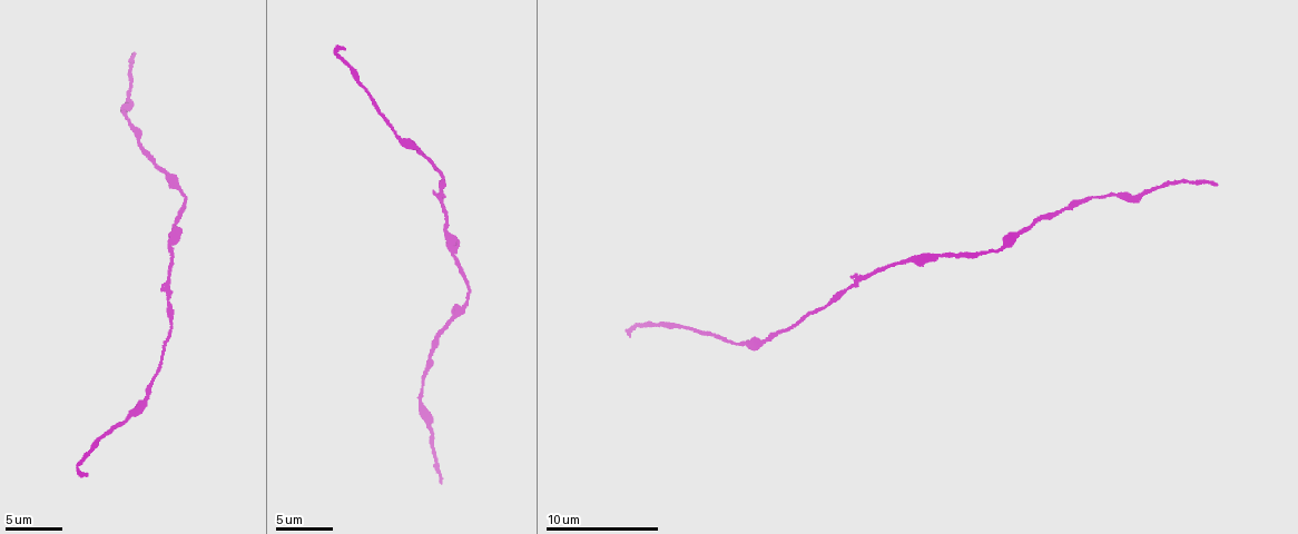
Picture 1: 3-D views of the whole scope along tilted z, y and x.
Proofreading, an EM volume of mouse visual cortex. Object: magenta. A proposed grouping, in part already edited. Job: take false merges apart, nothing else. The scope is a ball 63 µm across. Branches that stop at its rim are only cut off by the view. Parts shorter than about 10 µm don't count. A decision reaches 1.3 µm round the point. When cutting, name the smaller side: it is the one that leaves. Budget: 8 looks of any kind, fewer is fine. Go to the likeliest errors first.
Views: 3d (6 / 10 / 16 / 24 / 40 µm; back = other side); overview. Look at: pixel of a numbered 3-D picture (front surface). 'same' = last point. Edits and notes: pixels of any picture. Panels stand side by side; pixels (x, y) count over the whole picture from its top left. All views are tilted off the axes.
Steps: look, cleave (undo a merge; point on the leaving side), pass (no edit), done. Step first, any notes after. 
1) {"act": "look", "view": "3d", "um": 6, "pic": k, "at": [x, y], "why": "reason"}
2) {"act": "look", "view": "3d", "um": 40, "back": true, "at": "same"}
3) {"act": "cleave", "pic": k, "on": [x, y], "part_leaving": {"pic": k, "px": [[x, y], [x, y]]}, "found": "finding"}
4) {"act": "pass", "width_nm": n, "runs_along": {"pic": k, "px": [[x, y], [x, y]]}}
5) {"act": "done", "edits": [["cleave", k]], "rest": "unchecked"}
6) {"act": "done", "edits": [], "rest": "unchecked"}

{"act": "look", "view": "3d", "um": 10, "pic": 1, "at": [747, 344], "why": "sudden change in width"}

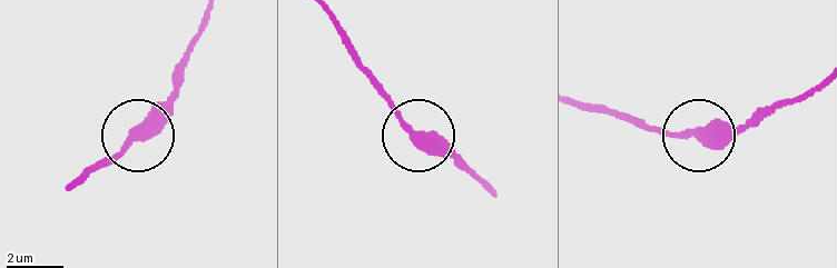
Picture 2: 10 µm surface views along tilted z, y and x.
{"act": "pass", "found": "all the same cell"}

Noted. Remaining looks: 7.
{"act": "look", "view": "3d", "um": 10, "pic": 1, "at": [910, 262]}

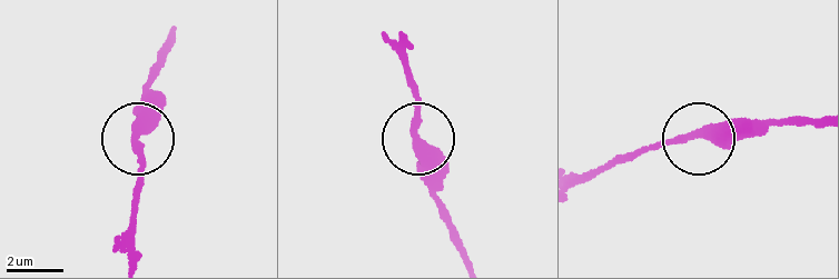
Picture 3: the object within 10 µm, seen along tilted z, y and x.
{"act": "look", "view": "3d", "um": 6, "pic": 3, "at": [697, 135]}

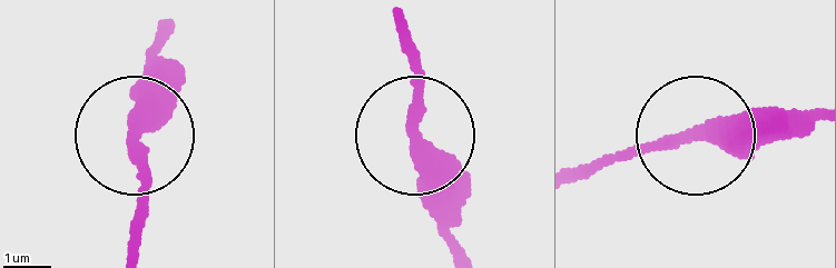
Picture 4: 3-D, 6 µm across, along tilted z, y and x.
{"act": "pass", "width_nm": 310, "runs_along": {"pic": 4, "px": [[688, 140], [645, 144], [589, 175]]}, "found": "one cell here"}

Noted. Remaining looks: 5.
{"act": "look", "view": "3d", "um": 10, "pic": 1, "at": [1115, 194], "why": "sudden change in width"}

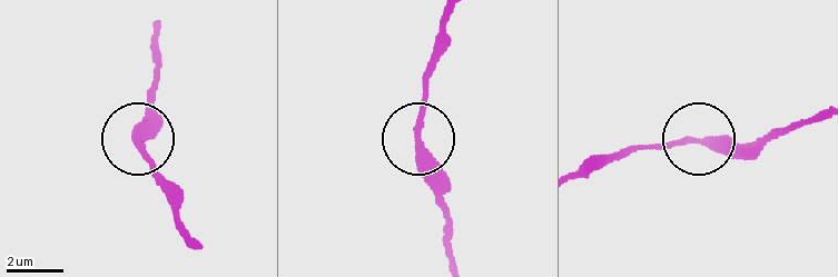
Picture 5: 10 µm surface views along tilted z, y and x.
{"act": "pass", "width_nm": 260, "found": "one cell here"}

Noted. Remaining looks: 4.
{"act": "look", "view": "3d", "um": 10, "pic": 1, "at": [454, 319], "why": "thick turns thin"}

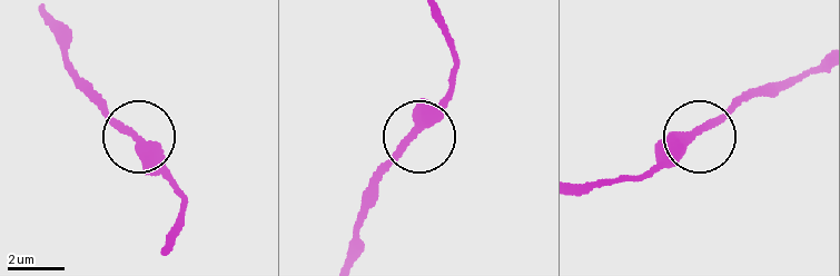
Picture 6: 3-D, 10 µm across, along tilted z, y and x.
{"act": "pass", "runs_along": {"pic": 6, "px": [[164, 247], [177, 225], [183, 193], [91, 97]]}, "found": "all the same cell"}

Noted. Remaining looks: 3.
{"act": "done", "edits": [], "rest": "unchecked"}

